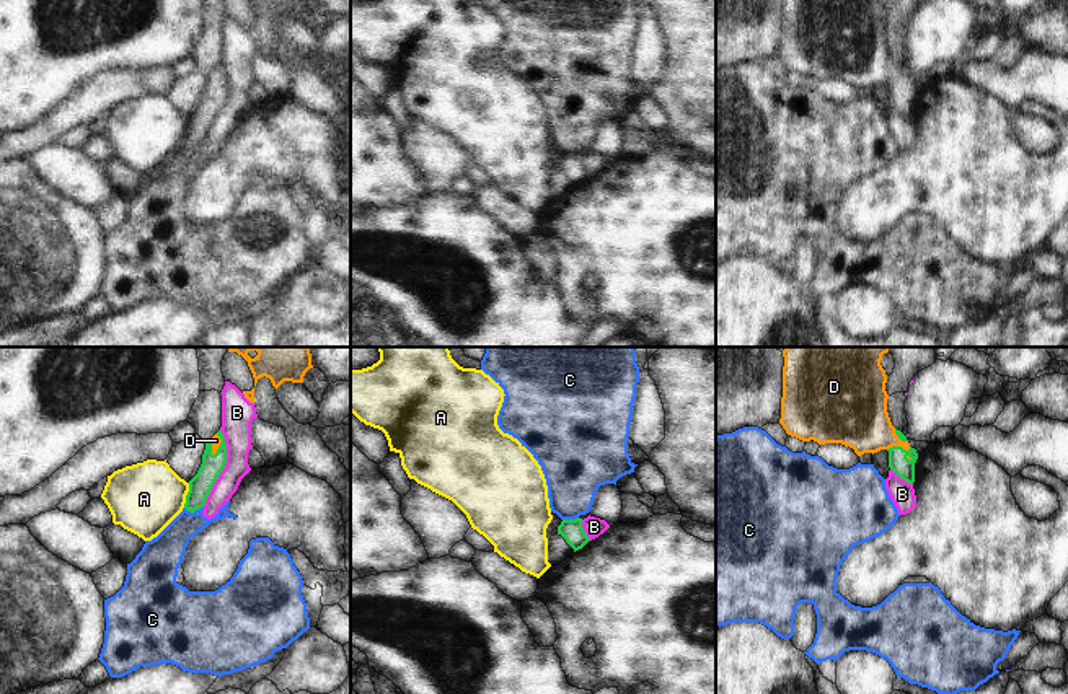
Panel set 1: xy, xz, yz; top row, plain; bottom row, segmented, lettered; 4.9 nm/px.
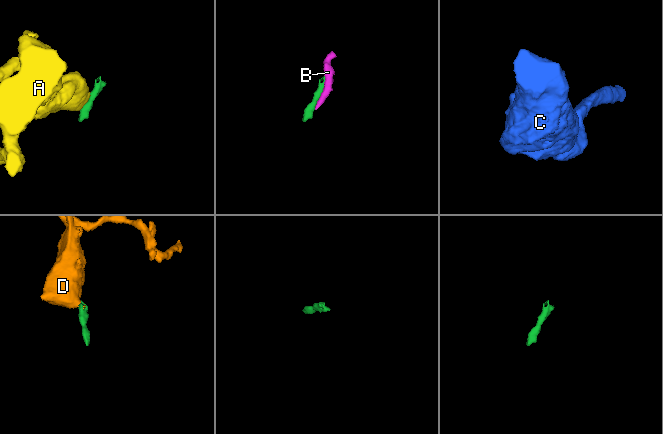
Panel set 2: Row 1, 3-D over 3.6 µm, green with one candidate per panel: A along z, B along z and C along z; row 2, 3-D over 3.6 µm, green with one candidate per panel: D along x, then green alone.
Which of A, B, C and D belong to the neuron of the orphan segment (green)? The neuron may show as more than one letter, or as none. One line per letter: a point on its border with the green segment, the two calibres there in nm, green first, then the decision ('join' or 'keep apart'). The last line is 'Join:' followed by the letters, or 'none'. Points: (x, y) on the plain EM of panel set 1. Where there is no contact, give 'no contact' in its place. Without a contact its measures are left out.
A: meets green in xy at (186, 131); 110 nm thick on the green side, 360 nm on the other; keep apart
B: meets green in xy at (224, 101); 110 nm thick on the green side, 150 nm on the other; keep apart
C: meets green in xy at (193, 147); 110 nm thick on the green side, 180 nm on the other; keep apart
D: meets green in yz at (899, 82); 100 nm thick on the green side, 300 nm on the other; join
Join: D

